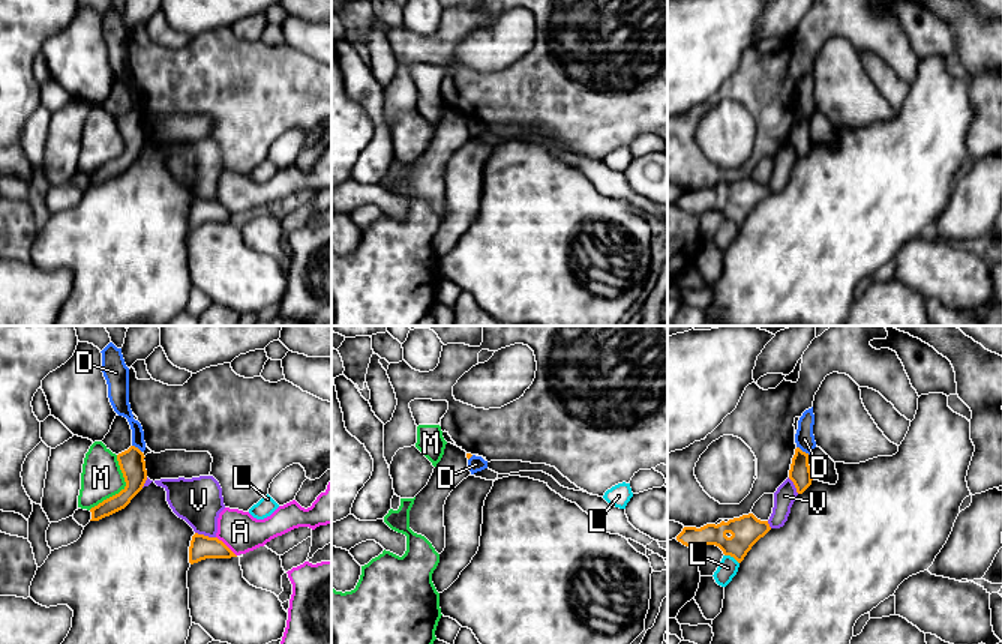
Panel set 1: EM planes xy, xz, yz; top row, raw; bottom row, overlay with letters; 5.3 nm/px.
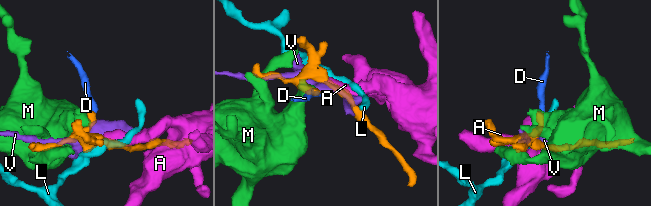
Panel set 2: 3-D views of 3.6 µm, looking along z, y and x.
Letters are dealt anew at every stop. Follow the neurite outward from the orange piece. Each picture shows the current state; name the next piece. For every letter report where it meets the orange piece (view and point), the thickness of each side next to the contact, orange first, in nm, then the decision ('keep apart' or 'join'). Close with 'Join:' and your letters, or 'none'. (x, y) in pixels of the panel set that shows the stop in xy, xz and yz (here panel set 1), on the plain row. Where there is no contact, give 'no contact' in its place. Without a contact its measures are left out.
A: xy (227, 210) | 130/220 nm | keep apart
D: yz (801, 114) | 120/110 nm | keep apart
L: yz (732, 219) | 160/110 nm | keep apart
M: xy (122, 153) | 140/220 nm | keep apart
V: xy (206, 200) | 130/260 nm | keep apart
Join: none

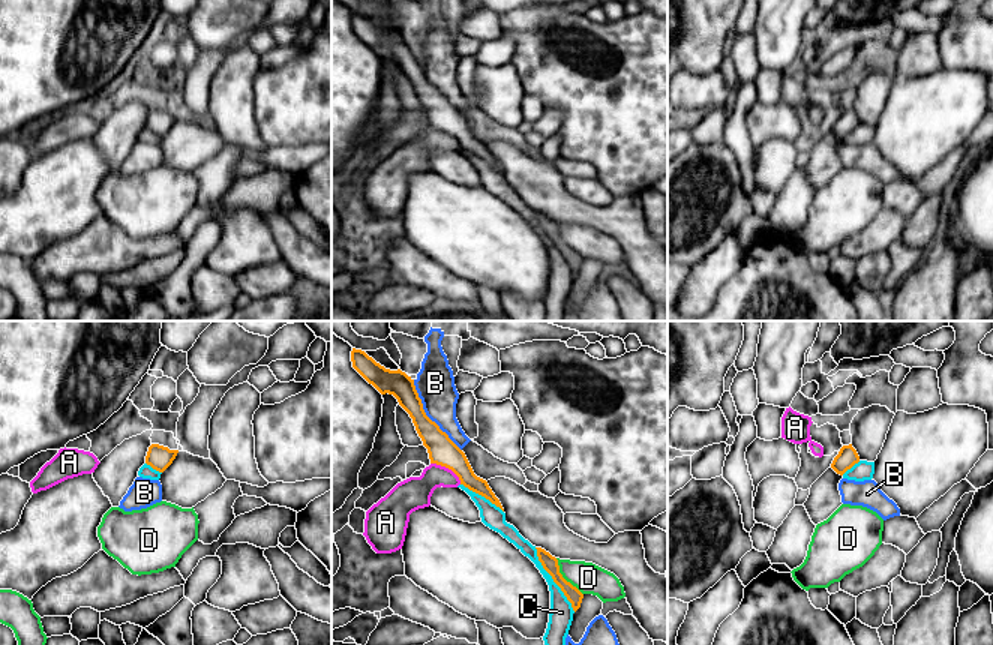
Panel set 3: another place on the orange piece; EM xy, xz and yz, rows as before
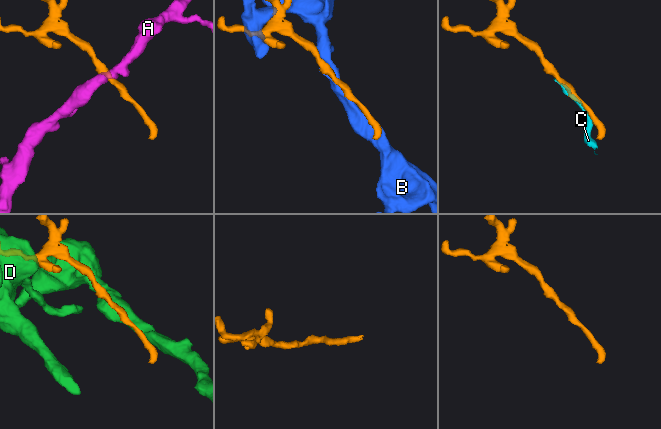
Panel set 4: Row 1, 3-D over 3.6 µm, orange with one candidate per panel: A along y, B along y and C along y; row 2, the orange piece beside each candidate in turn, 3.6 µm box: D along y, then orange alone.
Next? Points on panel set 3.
A: xz (447, 131) | 150/170 nm | keep apart
B: xz (426, 80) | 150/200 nm | keep apart
C: xz (552, 242) | 90/130 nm | keep apart
D: xz (563, 242) | 90/160 nm | keep apart
Join: none

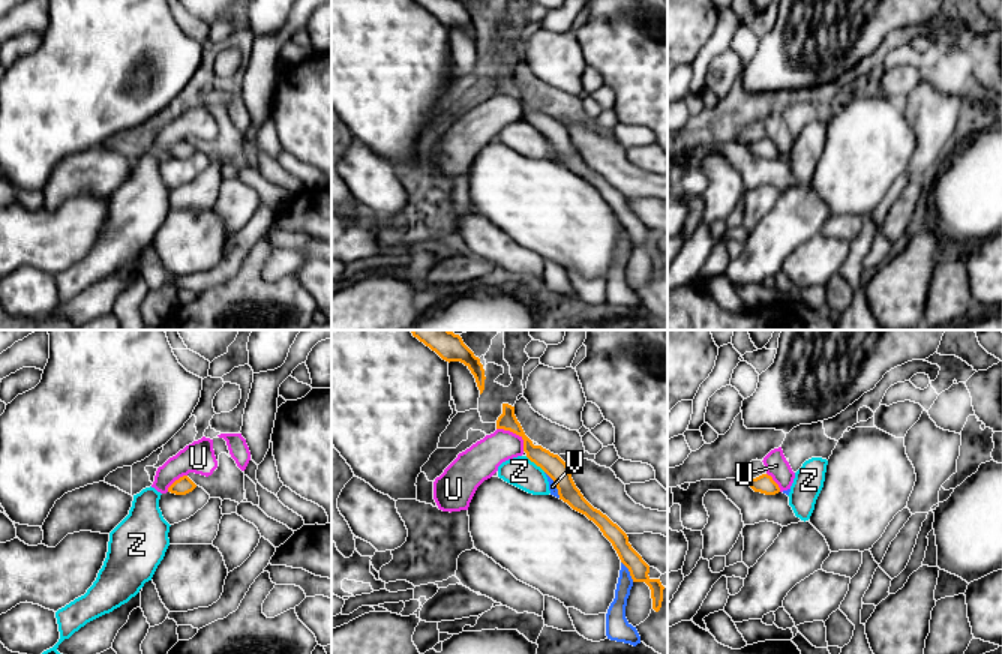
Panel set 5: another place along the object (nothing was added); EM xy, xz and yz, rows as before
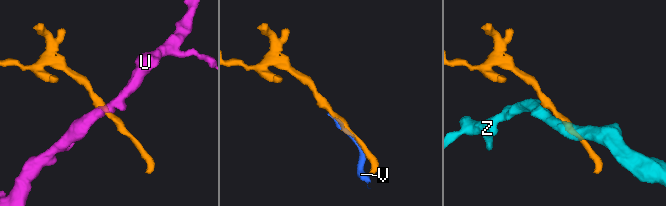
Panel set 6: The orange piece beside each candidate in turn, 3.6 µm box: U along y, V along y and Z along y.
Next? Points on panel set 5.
U: xz (515, 96) | 110/200 nm | keep apart
V: xz (555, 147) | 110/50 nm | keep apart
Z: xz (536, 128) | 110/160 nm | keep apart
Join: none

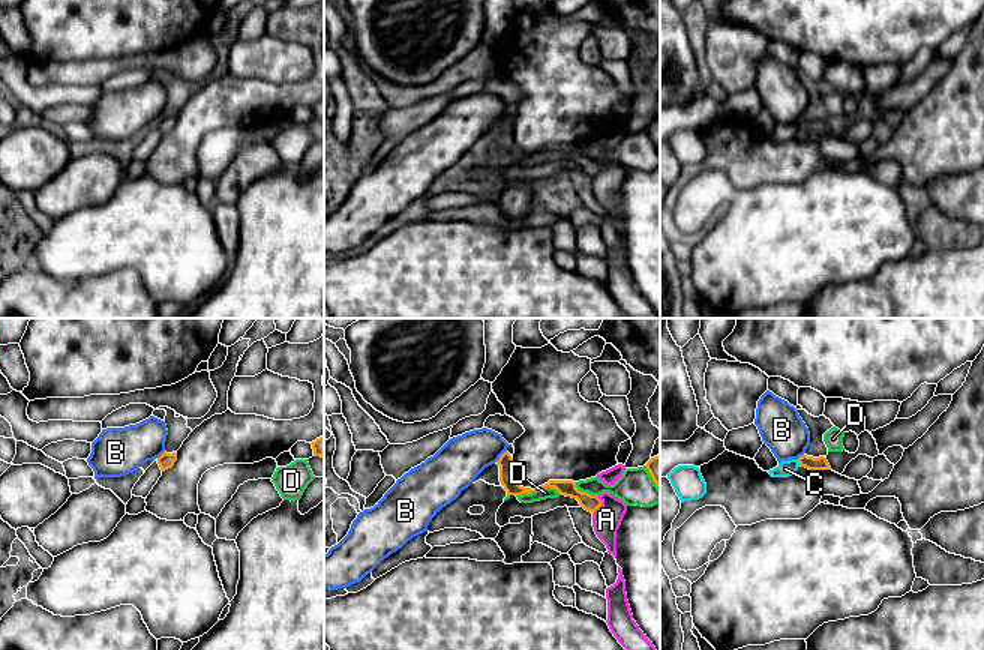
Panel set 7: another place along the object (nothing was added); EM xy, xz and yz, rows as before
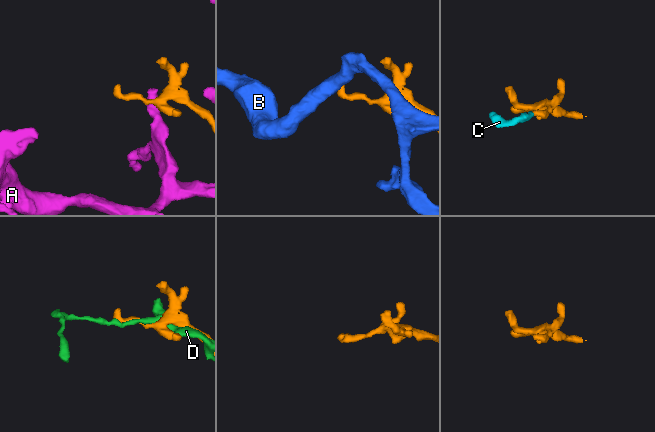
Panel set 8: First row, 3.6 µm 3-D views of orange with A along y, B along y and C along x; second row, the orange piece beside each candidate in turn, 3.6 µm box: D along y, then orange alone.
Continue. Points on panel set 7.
A: xz (600, 168) | 90/160 nm | keep apart
B: xz (500, 120) | 80/240 nm | keep apart
C: yz (798, 125) | 70/90 nm | join
D: xz (539, 152) | 90/70 nm | keep apart
Join: C

